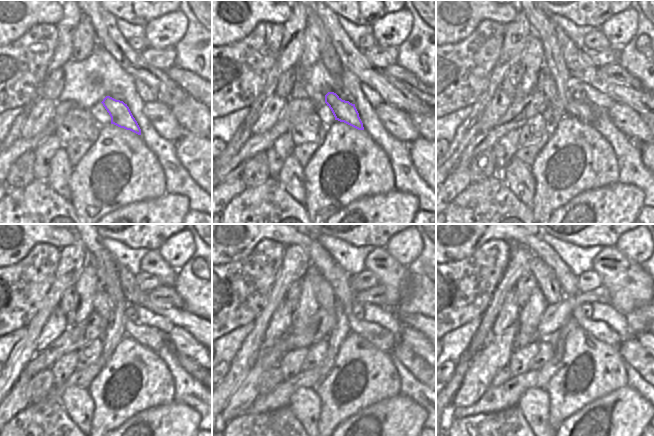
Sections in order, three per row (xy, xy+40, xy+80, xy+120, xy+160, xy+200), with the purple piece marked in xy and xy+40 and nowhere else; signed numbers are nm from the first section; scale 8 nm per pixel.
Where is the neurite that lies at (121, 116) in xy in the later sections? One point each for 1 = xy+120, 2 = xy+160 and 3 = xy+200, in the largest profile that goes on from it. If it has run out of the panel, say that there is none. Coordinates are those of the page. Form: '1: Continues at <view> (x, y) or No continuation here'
1: Continues at xy+120 (101, 302)
2: Continues at xy+160 (325, 296)
3: Continues at xy+200 (547, 281).

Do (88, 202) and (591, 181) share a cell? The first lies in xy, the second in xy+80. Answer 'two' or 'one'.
one

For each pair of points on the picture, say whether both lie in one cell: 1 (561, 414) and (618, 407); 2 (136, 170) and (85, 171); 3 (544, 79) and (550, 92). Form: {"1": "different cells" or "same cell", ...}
{"1": "different cells", "2": "same cell", "3": "same cell"}

